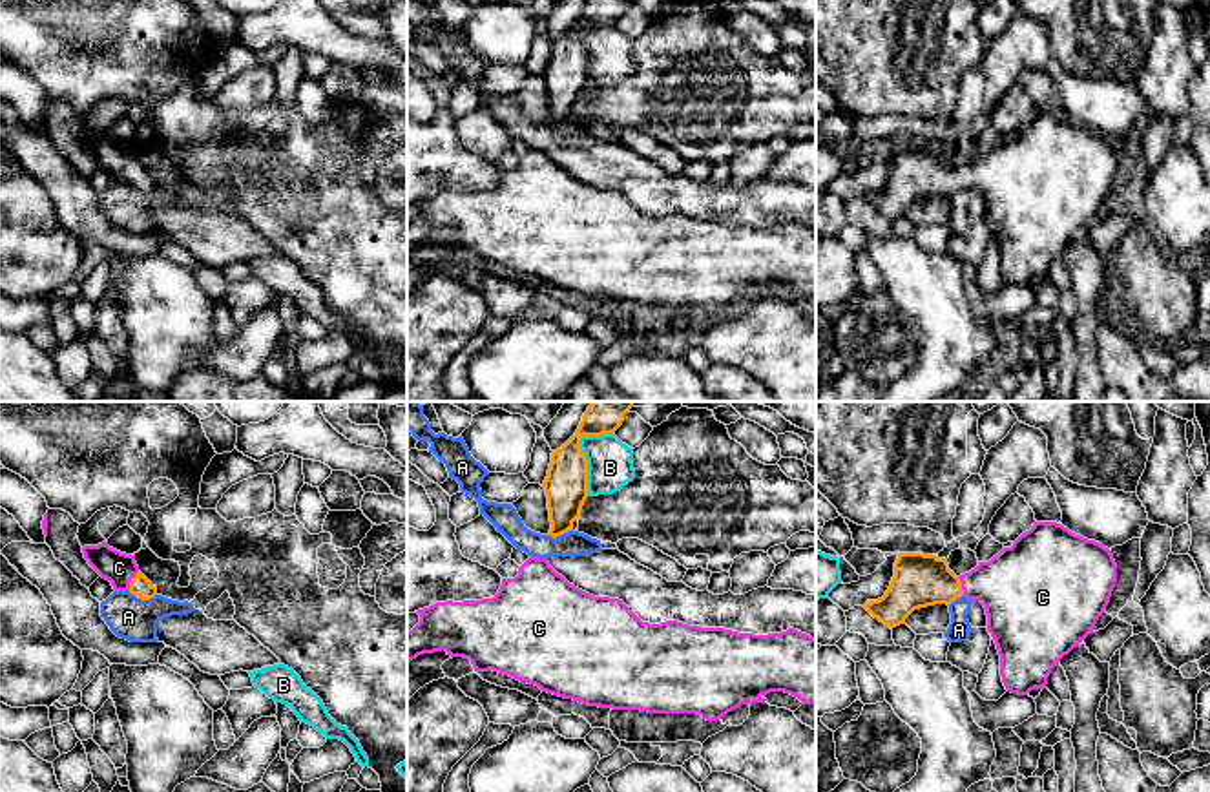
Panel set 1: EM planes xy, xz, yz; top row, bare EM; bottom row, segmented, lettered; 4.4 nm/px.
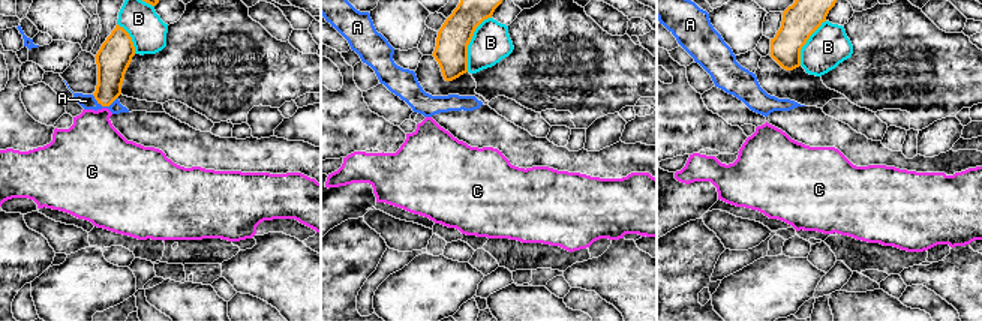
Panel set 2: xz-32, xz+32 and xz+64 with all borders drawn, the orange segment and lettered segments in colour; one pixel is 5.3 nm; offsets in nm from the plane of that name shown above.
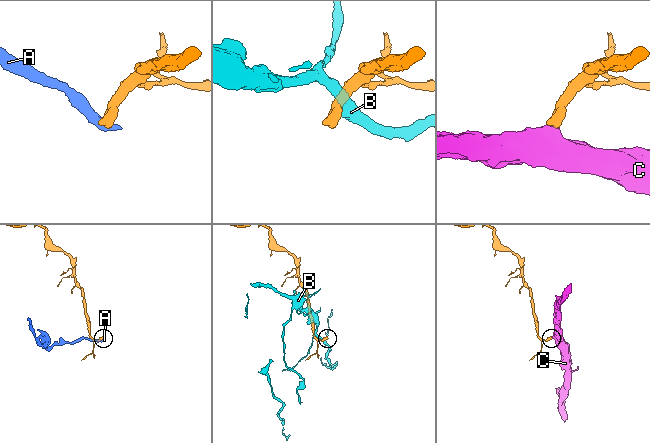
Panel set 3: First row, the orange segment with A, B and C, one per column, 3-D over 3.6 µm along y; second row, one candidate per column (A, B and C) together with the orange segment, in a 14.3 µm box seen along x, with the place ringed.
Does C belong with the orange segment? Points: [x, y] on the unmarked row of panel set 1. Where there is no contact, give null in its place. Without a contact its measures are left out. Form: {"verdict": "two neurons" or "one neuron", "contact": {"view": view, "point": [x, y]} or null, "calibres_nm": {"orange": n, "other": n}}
{"verdict": "one neuron", "contact": {"view": "xy", "point": [132, 172]}, "calibres_nm": {"orange": 90, "other": 140}}

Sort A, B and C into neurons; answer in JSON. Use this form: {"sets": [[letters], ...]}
{"sets": [["A"], ["B"], ["C"]]}

